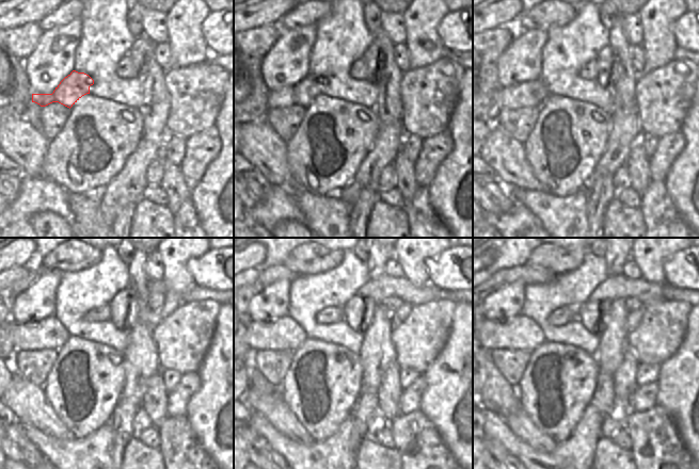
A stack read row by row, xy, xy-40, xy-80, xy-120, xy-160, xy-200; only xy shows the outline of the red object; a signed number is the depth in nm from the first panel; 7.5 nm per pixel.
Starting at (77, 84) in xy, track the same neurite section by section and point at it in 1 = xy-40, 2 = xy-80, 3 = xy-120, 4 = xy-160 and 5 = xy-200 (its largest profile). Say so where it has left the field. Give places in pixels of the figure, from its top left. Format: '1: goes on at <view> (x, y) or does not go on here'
1: goes on at xy-40 (307, 89)
2: goes on at xy-80 (528, 93)
3: goes on at xy-120 (47, 334)
4: goes on at xy-160 (282, 334)
5: goes on at xy-200 (519, 333)

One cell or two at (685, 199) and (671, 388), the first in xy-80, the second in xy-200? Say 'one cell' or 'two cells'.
one cell

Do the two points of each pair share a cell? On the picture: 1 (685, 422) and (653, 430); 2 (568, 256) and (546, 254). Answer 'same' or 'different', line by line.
1: different
2: same

